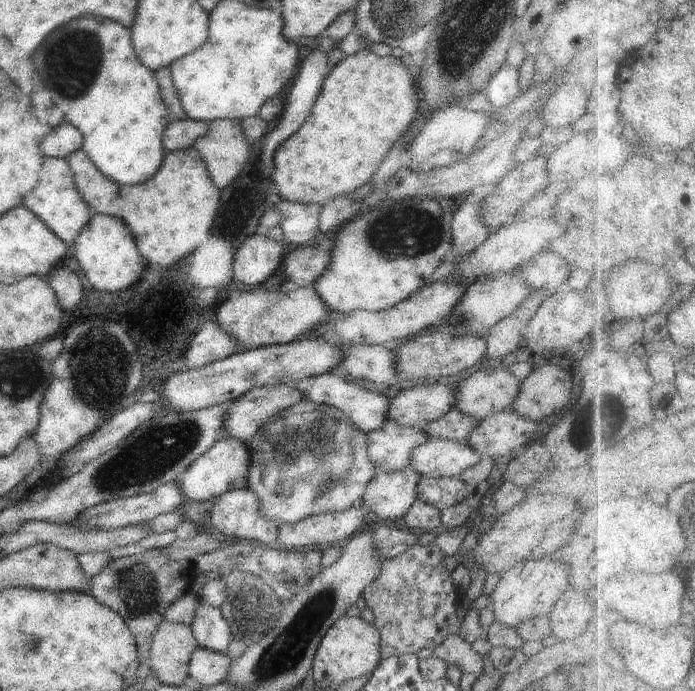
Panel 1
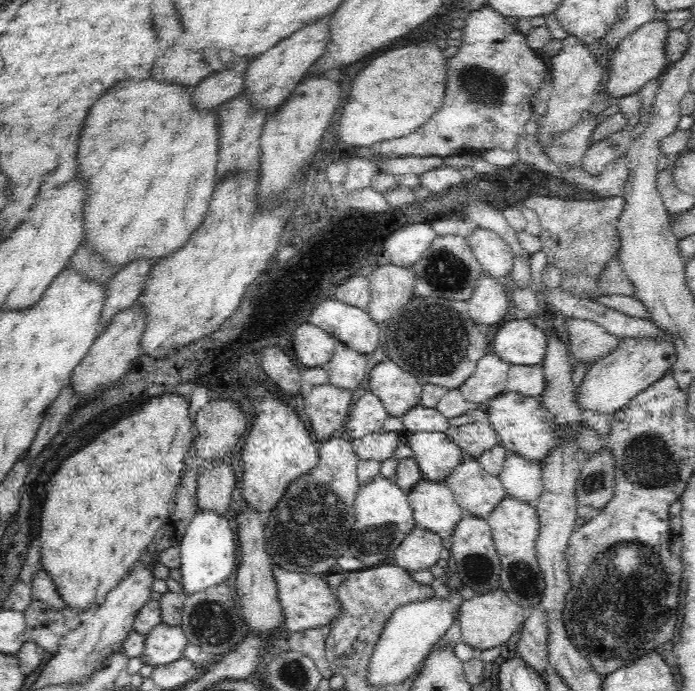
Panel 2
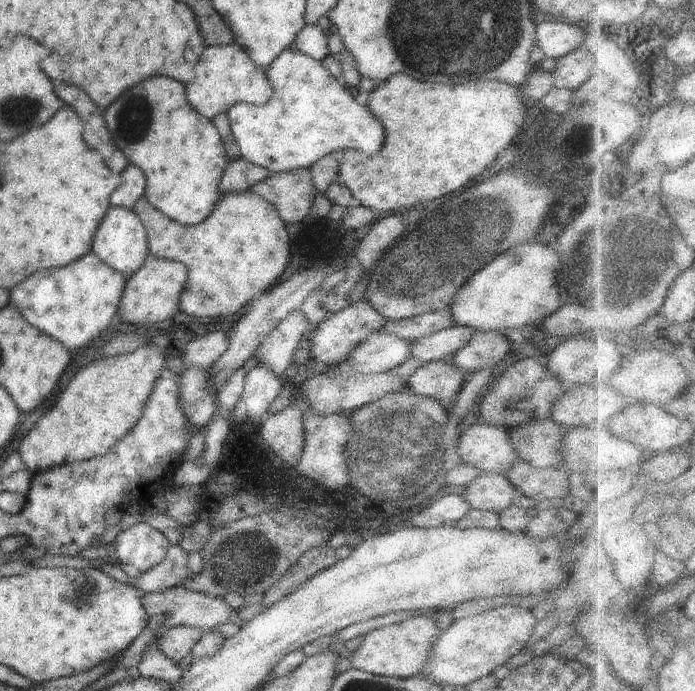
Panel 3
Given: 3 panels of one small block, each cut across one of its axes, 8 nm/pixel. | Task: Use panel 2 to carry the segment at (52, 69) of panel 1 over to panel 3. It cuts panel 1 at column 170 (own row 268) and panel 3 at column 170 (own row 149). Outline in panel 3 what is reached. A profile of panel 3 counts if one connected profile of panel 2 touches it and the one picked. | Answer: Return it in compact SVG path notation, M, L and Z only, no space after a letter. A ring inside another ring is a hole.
M164 76L148 78L134 88L128 88L124 96L106 108L103 118L115 146L126 156L128 163L144 170L148 182L144 196L154 208L186 227L201 224L208 219L210 212L216 208L218 198L221 198L218 182L229 164L228 156L214 124L190 108L184 84Z

